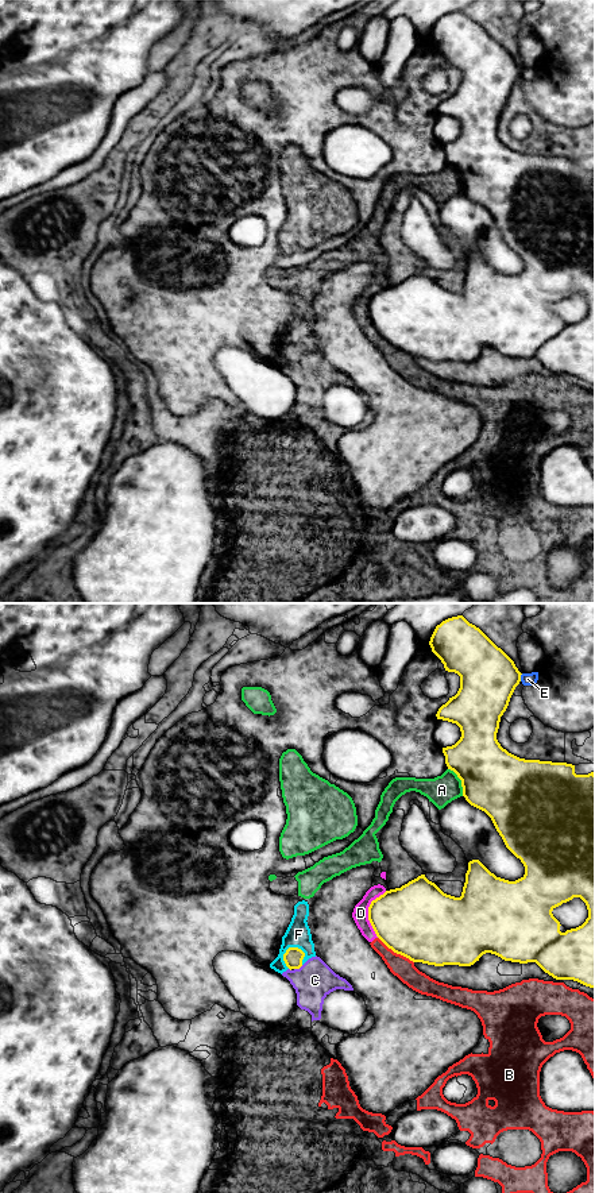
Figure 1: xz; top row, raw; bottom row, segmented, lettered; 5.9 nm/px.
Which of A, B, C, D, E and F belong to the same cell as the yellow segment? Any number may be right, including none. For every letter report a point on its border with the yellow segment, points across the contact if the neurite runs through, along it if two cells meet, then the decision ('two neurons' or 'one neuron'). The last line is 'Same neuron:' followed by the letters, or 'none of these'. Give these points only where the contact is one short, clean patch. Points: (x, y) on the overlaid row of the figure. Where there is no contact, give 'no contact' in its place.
A: contact xz (462, 782); two neurons
B: contact xz (395, 952); two neurons
C: contact xz (298, 968); border xz (302, 965), (294, 969); two neurons
D: contact xz (369, 912); border xz (386, 891), (377, 896), (369, 907), (369, 922), (377, 937); two neurons
E: contact xz (520, 678); two neurons
F: contact xz (285, 953); border xz (300, 948), (289, 948), (284, 954), (284, 962), (288, 968); two neurons
Same neuron: none of these

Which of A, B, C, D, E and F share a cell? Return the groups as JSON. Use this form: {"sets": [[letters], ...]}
{"sets": [["A", "B", "C", "D", "F"], ["E"]]}

